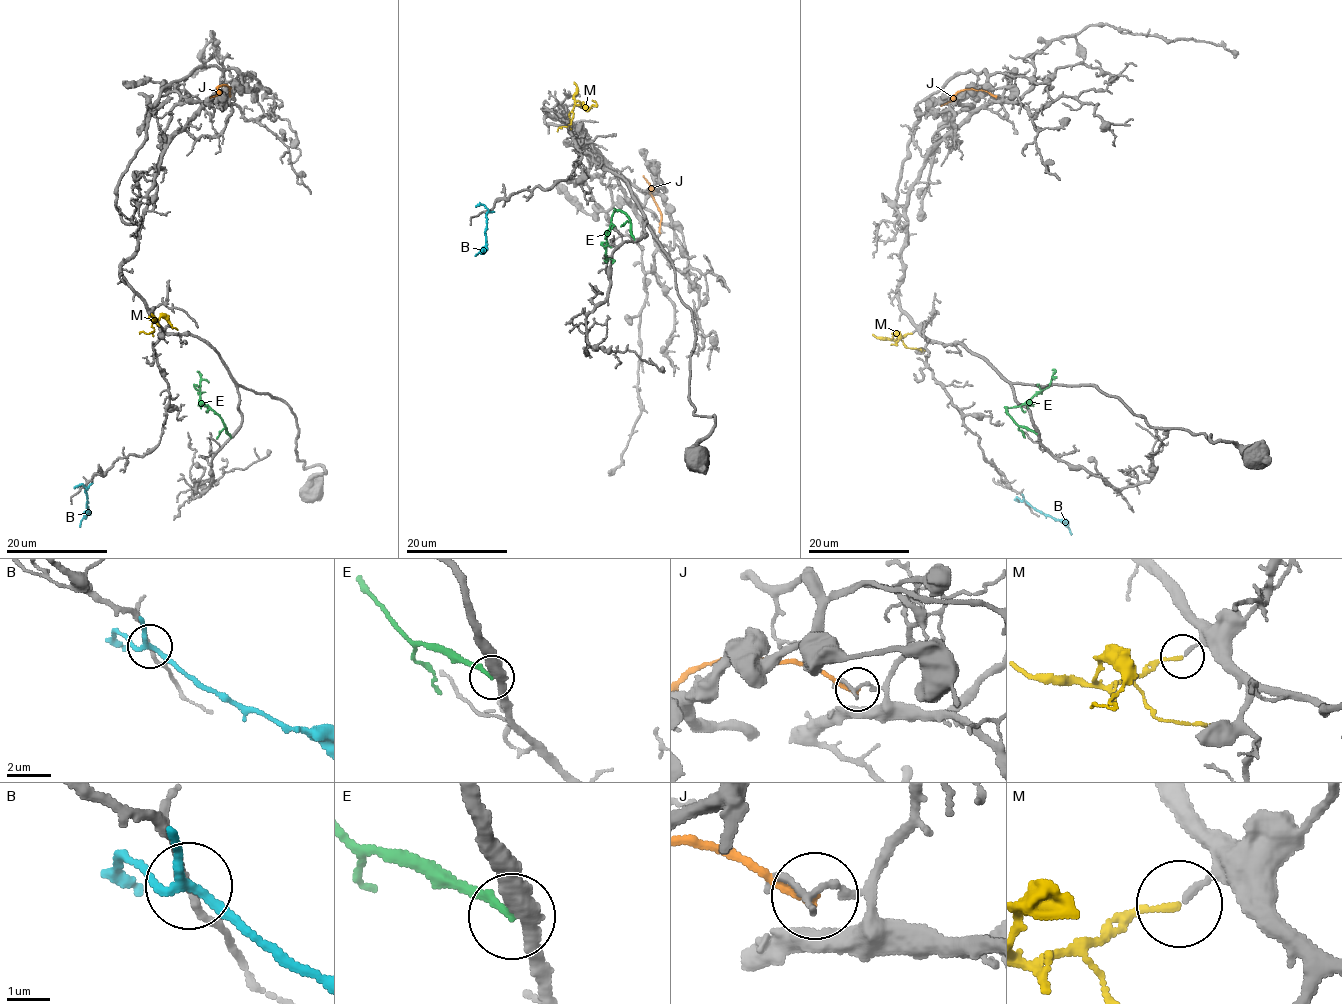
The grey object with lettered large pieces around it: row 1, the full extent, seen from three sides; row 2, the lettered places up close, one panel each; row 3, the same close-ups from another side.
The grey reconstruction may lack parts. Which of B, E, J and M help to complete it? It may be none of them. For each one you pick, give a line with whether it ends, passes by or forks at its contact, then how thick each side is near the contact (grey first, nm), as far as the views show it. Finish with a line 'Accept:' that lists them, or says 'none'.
M: it ends there; 160 nm thick on the grey side, 140 nm on the other
Accept: M

